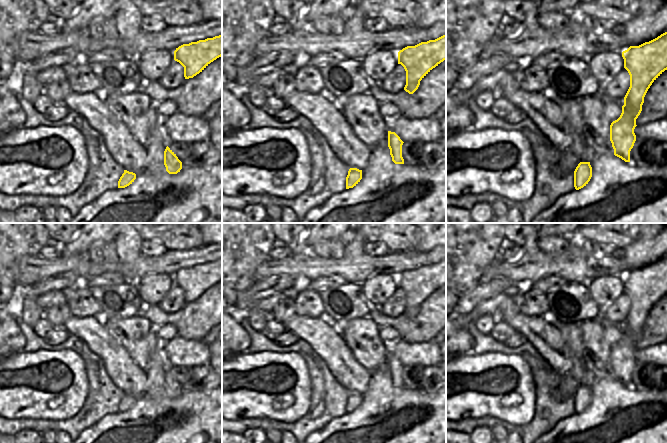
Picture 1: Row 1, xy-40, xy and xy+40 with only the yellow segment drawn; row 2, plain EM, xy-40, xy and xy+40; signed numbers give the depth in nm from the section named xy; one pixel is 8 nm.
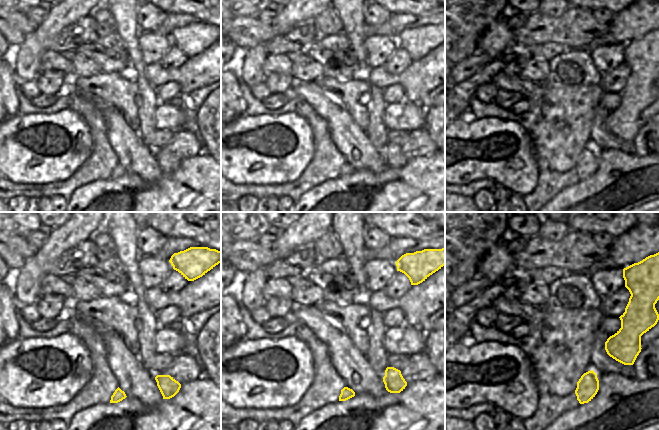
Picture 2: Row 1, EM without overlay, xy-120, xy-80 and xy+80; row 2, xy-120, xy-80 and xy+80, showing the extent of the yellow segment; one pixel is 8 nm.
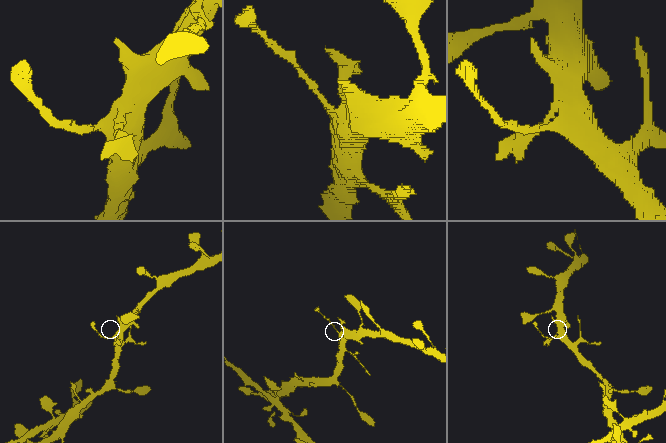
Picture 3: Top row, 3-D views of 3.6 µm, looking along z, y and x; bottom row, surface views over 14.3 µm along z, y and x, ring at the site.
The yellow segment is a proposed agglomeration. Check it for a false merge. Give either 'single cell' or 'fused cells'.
single cell

